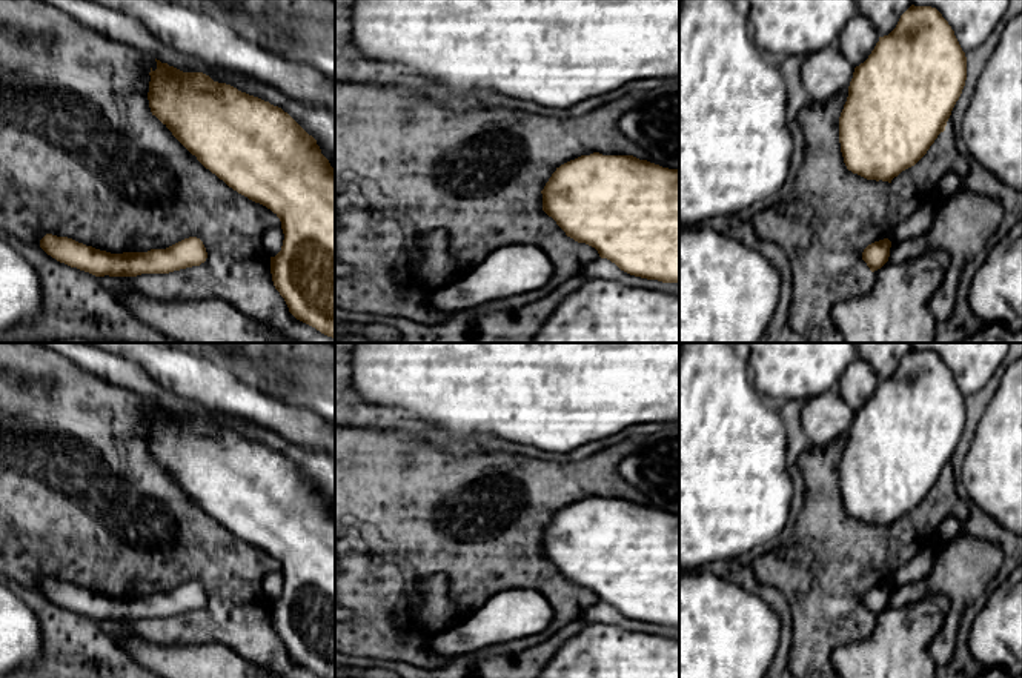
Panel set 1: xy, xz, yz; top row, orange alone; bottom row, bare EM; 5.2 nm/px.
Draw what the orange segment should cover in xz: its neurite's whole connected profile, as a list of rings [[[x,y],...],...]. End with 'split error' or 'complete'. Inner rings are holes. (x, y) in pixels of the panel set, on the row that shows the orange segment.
[[[593,152],[570,160],[552,174],[543,194],[543,211],[567,237],[595,248],[601,258],[621,271],[662,283],[679,284],[679,171],[662,168],[633,155],[602,155]]]; complete

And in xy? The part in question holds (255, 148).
[[[157,60],[149,108],[197,160],[229,188],[270,209],[281,221],[281,251],[270,257],[275,289],[289,312],[335,338],[335,169],[317,140],[287,112],[203,72],[183,72]]]; complete

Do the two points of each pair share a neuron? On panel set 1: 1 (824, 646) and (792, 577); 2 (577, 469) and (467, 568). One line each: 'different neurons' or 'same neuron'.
1: same neuron
2: same neuron

